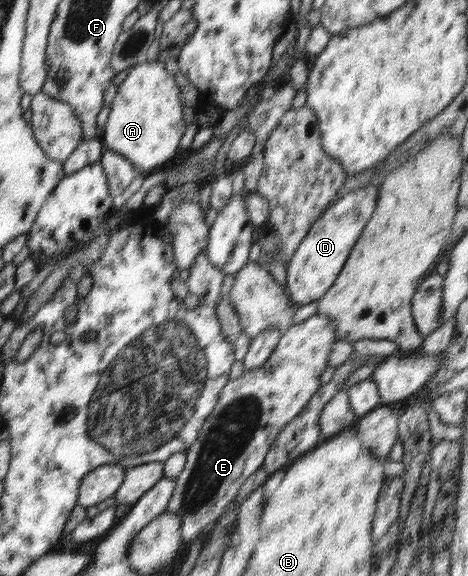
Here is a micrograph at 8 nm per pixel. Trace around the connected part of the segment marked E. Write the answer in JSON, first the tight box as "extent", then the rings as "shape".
{"extent":[166,314,338,542],"shape":[[[314,314],[298,324],[292,324],[279,339],[266,363],[253,370],[244,371],[237,380],[230,380],[220,395],[218,404],[201,427],[196,442],[187,450],[184,469],[175,479],[175,488],[166,512],[180,517],[181,539],[187,542],[210,528],[231,507],[240,486],[246,482],[266,459],[268,449],[276,442],[284,426],[306,407],[312,395],[321,387],[321,375],[328,365],[328,356],[338,340],[333,320]]]}

